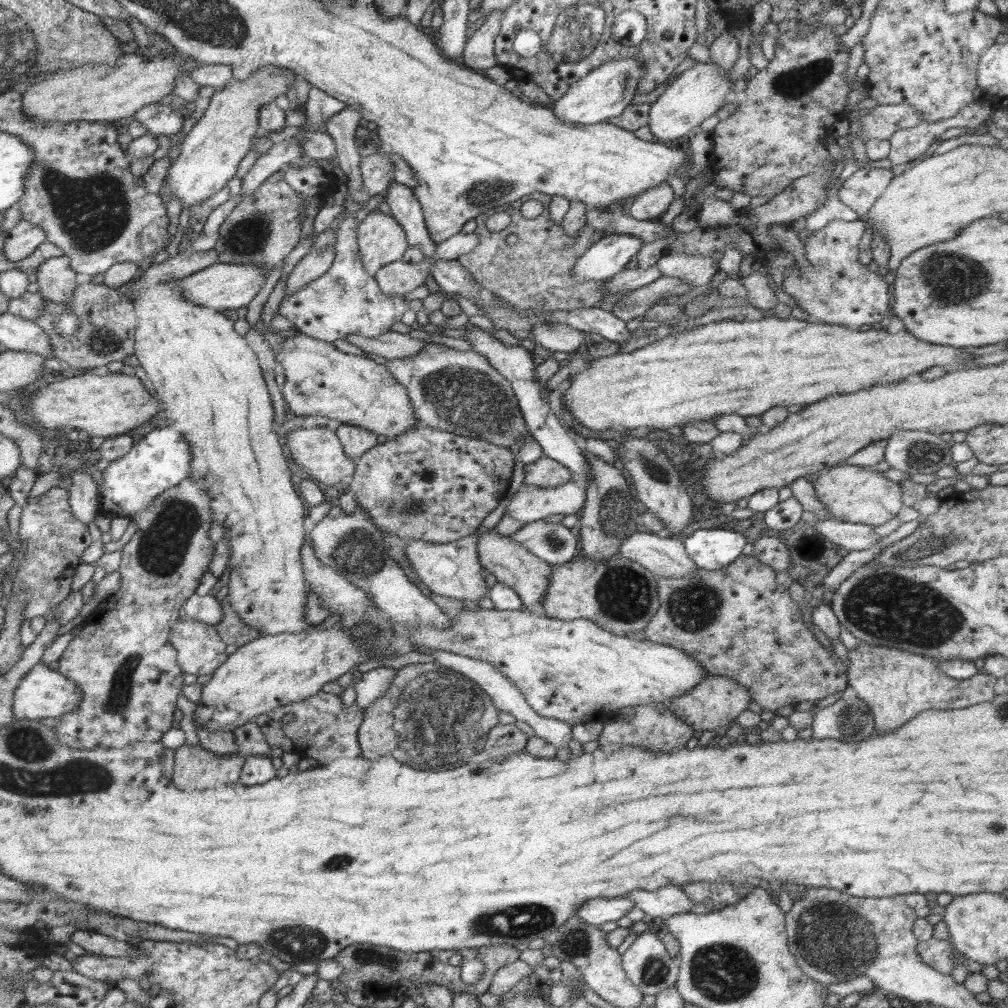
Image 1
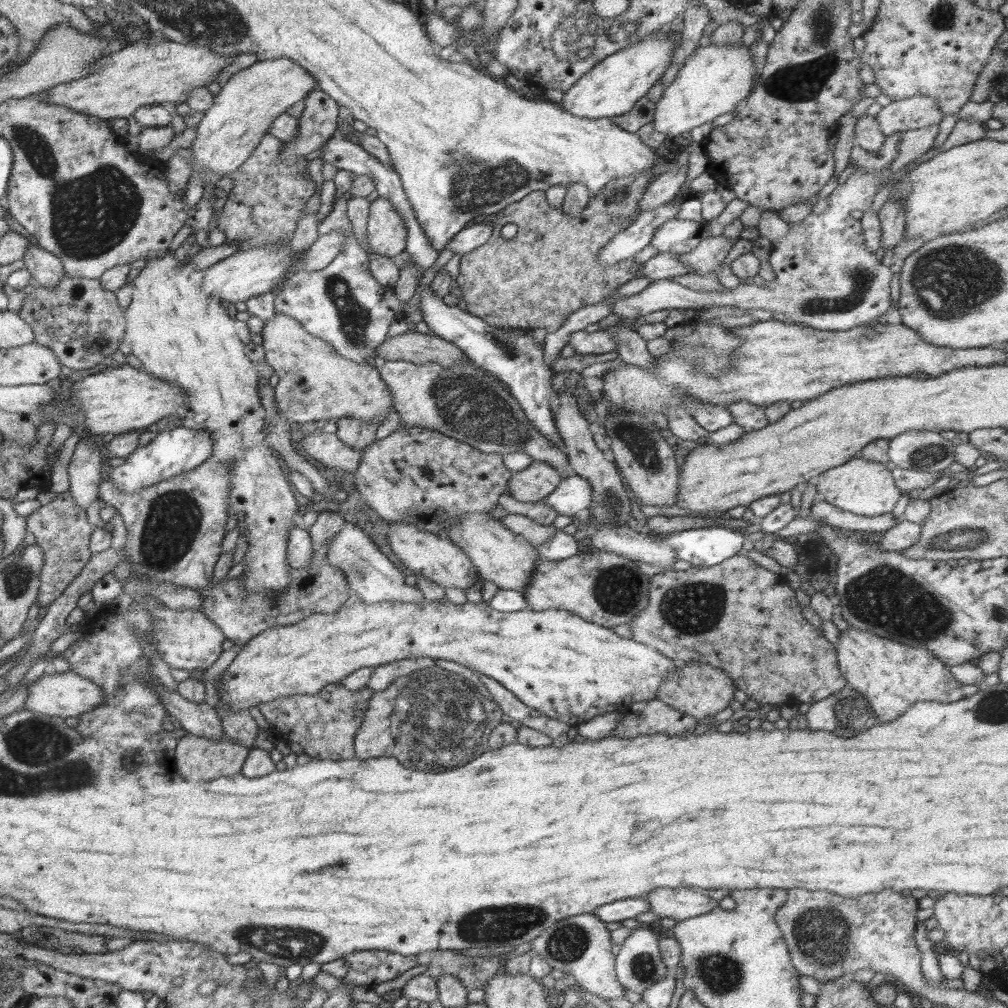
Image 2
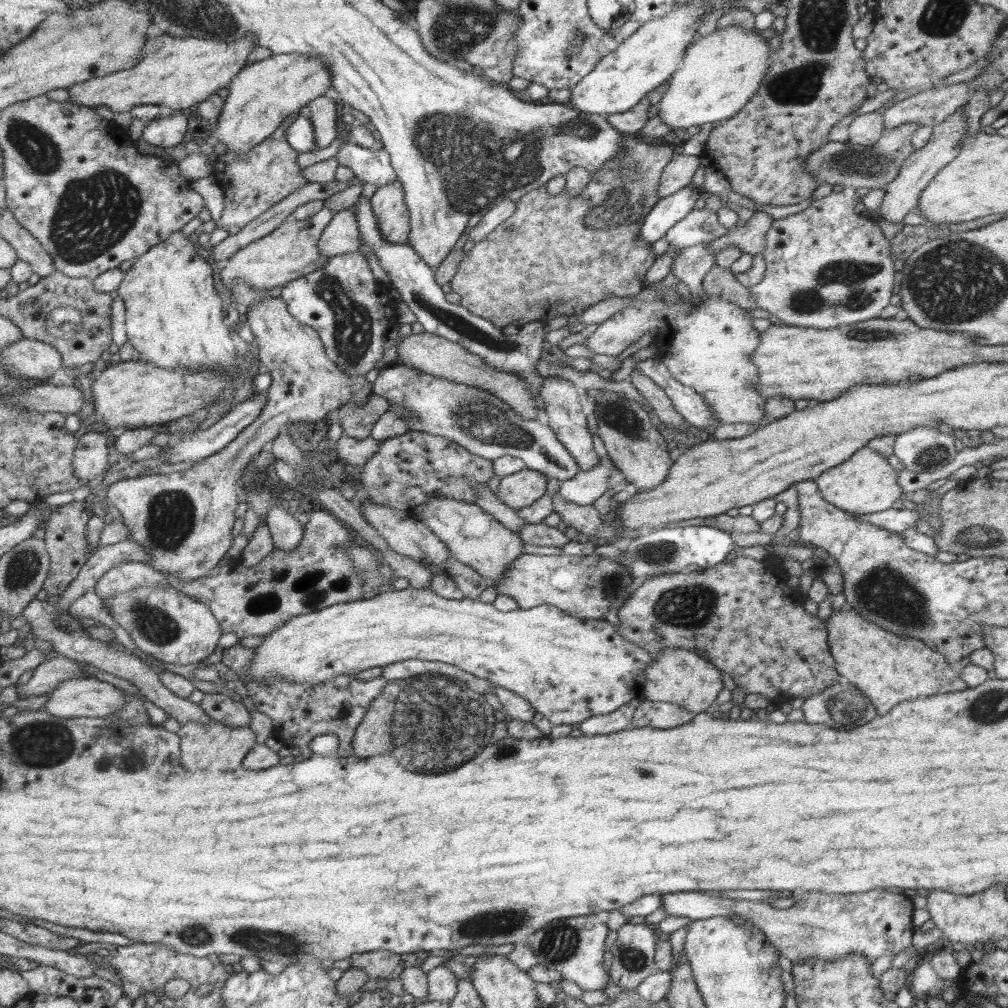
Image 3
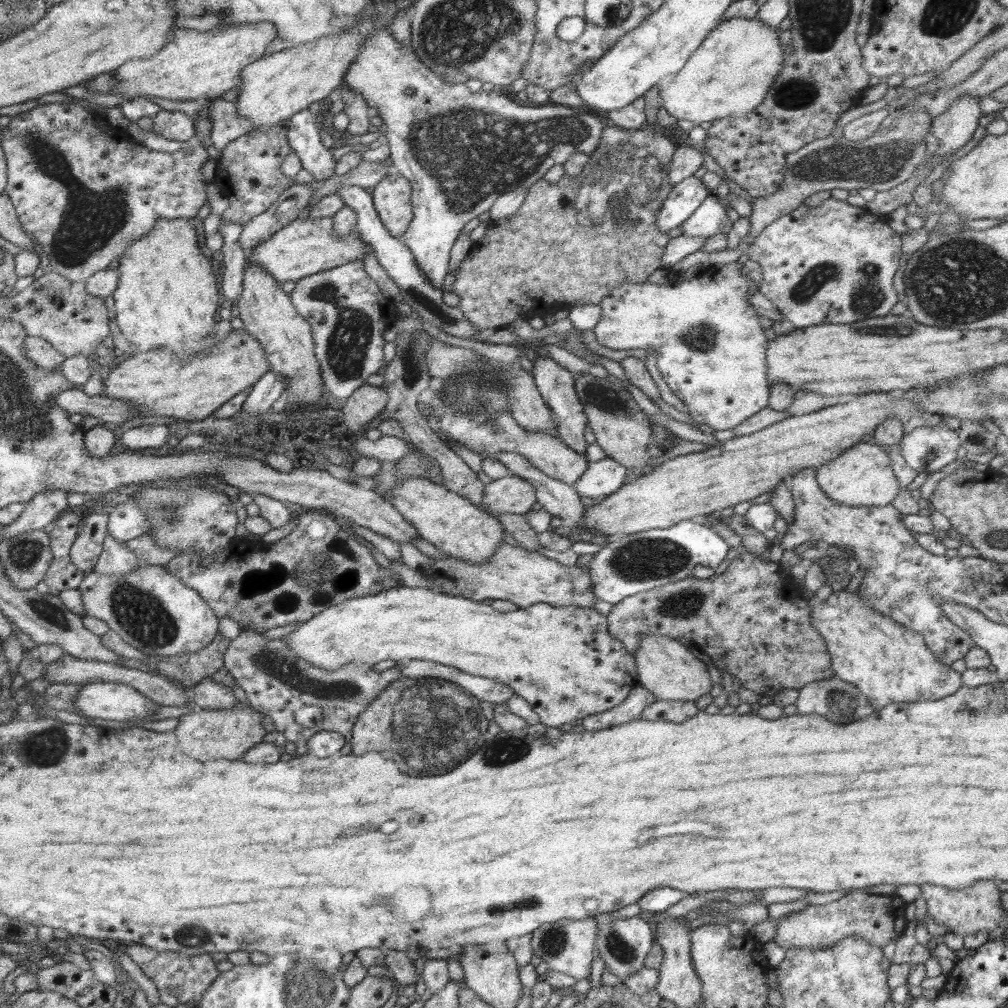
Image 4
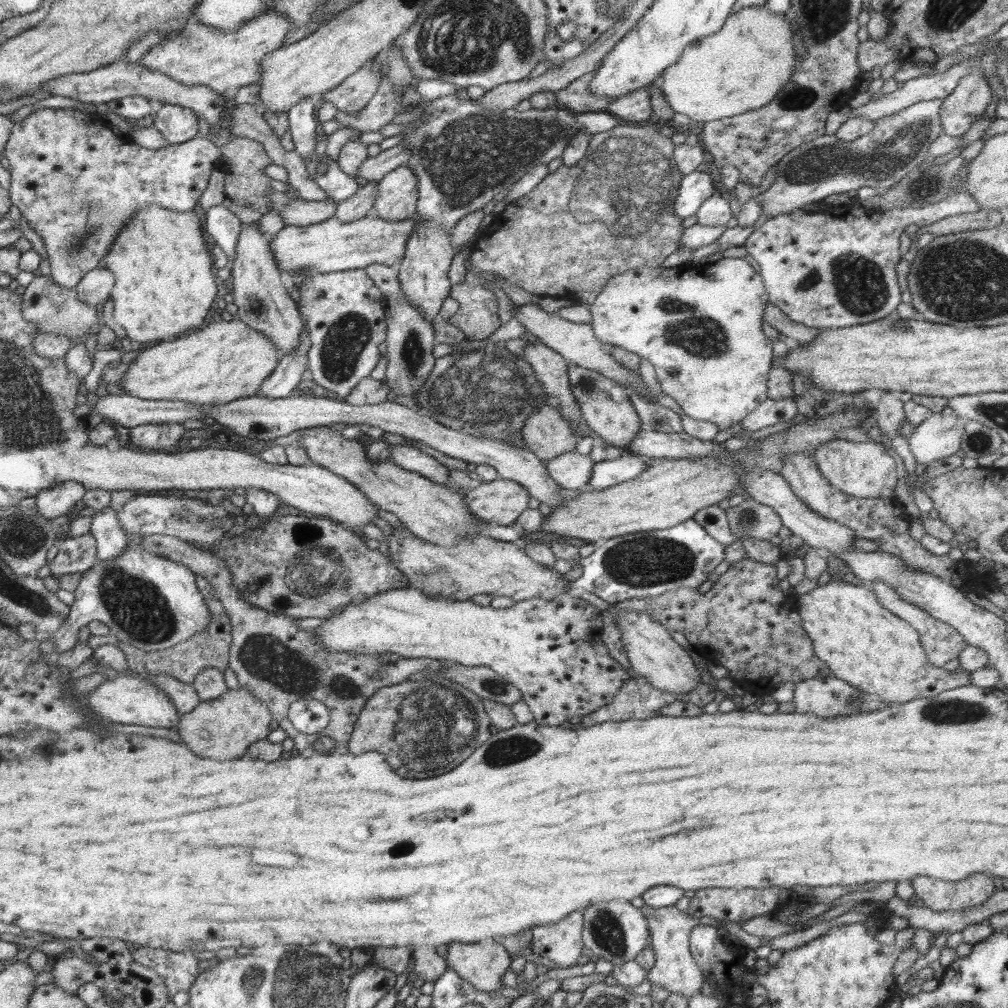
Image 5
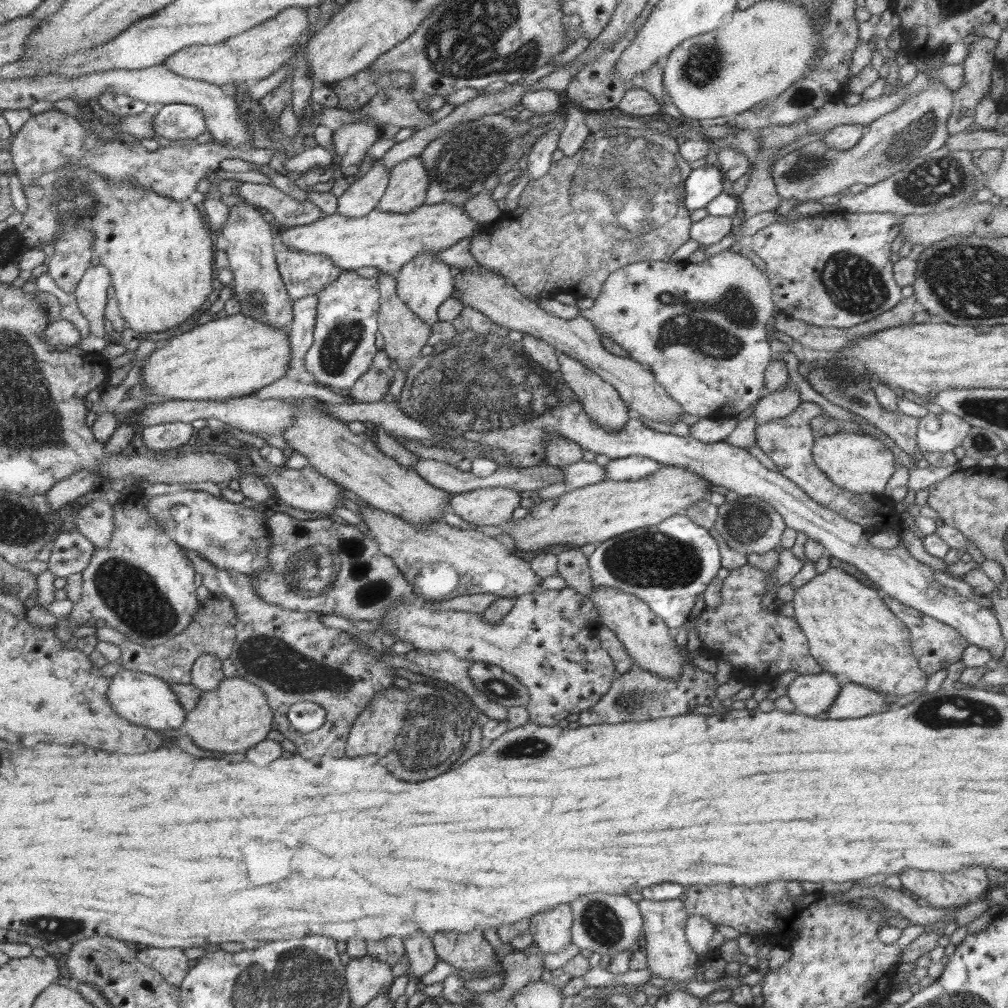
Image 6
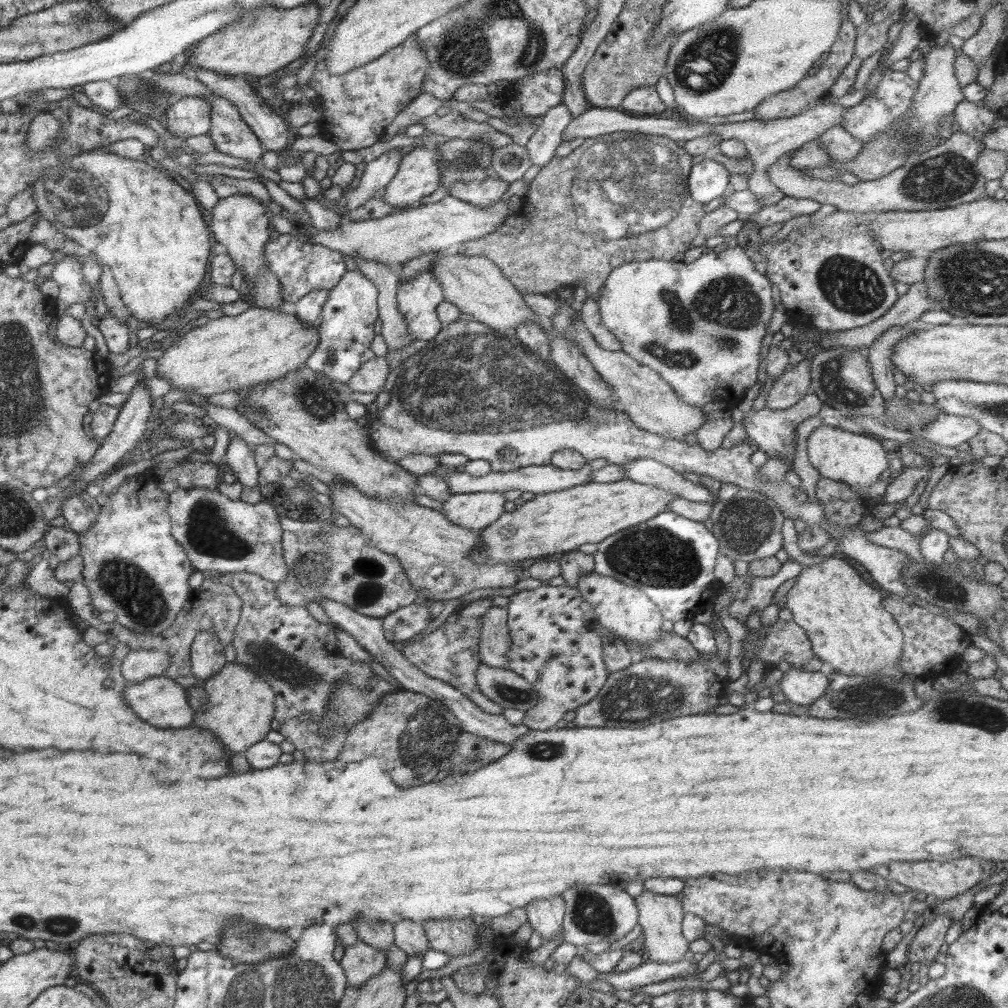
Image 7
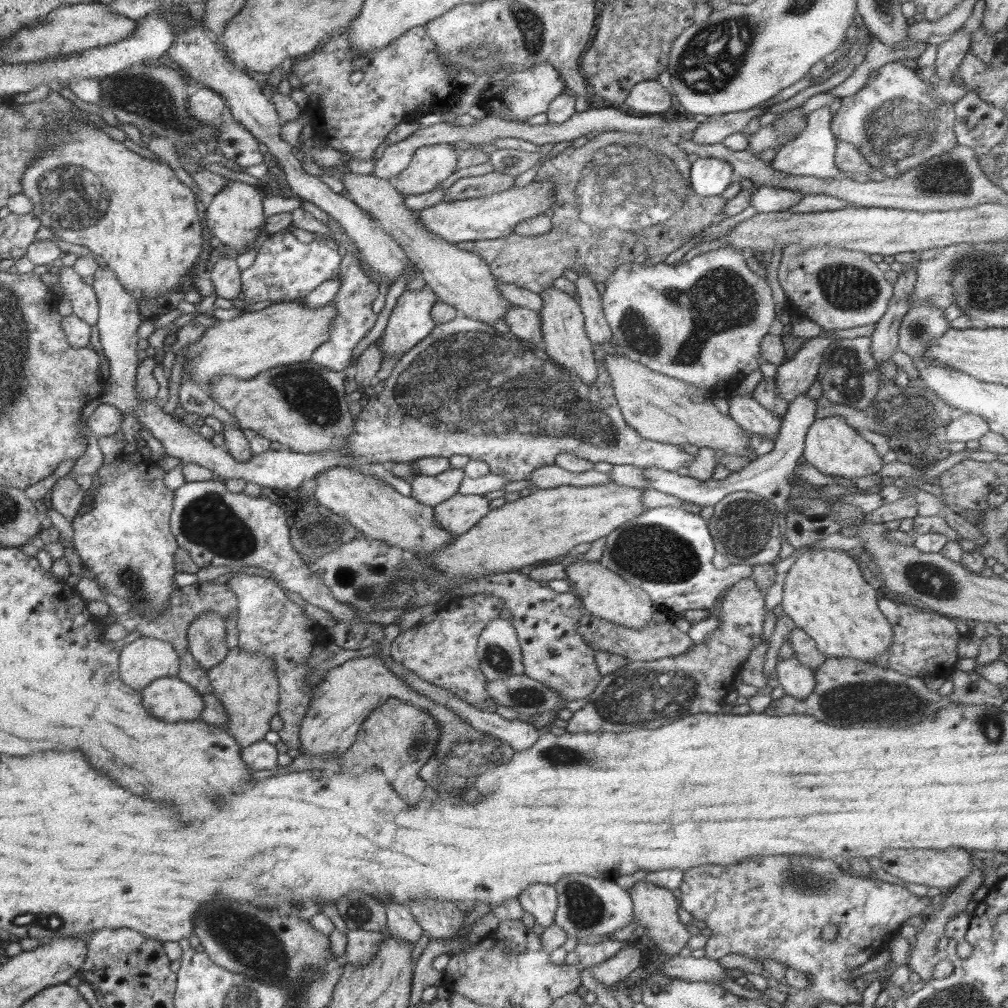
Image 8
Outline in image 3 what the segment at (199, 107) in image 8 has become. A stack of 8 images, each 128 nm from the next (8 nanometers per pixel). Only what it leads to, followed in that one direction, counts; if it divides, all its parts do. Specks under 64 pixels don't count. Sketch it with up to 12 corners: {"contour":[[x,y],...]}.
{"contour":[[185,112],[156,117],[142,138],[148,146],[180,145],[188,132]]}

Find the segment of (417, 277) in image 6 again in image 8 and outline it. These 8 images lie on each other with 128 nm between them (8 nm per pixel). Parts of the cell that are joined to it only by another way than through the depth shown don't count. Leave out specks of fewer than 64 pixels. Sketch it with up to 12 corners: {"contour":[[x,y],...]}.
{"contour":[[404,291],[381,336],[382,357],[418,345],[437,325],[437,294]]}

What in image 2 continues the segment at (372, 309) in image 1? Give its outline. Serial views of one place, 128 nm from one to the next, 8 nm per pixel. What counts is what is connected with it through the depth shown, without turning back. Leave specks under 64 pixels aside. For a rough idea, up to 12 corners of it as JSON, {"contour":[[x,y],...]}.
{"contour":[[346,197],[318,226],[346,236],[324,270],[294,274],[275,310],[342,357],[376,357],[400,301],[372,277]]}

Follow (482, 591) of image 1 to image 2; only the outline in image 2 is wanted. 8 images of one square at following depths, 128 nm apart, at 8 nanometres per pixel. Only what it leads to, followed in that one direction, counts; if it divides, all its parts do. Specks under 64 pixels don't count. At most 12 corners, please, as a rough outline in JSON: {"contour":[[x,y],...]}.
{"contour":[[390,523],[392,557],[467,590],[479,572],[448,538]]}

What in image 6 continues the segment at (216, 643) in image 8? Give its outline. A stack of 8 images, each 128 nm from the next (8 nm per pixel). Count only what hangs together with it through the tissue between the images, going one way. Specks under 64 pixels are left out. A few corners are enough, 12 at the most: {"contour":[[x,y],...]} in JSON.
{"contour":[[201,654],[191,668],[191,683],[202,692],[223,682],[222,662]]}

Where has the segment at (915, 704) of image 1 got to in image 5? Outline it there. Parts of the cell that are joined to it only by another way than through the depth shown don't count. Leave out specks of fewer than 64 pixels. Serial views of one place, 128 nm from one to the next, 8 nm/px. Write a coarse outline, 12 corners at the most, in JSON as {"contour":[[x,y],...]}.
{"contour":[[872,589],[793,598],[830,674],[886,705],[971,684]]}

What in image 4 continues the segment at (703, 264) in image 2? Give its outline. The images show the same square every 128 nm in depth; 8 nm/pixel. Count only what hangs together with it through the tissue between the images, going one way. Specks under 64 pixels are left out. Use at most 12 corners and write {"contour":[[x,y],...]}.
{"contour":[[891,108],[870,138],[828,135],[786,156],[748,235],[822,190],[880,192],[929,156],[929,112]]}

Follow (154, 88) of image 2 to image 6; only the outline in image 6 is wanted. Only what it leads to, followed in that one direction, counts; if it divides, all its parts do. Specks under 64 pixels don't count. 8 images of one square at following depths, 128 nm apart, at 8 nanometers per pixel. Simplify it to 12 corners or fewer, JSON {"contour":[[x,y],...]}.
{"contour":[[291,7],[242,34],[162,65],[219,87],[284,66],[309,18]]}

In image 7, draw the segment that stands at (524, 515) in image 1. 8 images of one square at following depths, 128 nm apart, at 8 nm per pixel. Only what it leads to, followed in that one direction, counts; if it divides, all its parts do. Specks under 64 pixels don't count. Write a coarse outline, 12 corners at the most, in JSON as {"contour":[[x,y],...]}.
{"contour":[[639,458],[622,464],[628,480],[692,502],[713,494],[673,468]]}

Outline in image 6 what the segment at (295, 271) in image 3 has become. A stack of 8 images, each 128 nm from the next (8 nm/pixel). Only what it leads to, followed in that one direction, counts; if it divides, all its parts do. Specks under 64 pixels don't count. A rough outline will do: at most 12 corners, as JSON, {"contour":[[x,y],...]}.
{"contour":[[450,203],[326,215],[283,228],[290,250],[396,279],[482,225]]}

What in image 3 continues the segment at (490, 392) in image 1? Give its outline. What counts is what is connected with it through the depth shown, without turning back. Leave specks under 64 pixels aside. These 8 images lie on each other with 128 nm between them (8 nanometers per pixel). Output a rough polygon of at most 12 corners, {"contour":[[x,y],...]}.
{"contour":[[402,363],[371,388],[408,429],[549,479],[581,470],[548,425]]}

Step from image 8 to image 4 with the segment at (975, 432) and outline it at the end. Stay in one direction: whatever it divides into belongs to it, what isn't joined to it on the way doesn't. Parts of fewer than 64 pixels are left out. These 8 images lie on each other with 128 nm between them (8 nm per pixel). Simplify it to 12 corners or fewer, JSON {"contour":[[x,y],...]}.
{"contour":[[944,423],[903,433],[900,454],[920,475],[948,466],[961,446]]}

